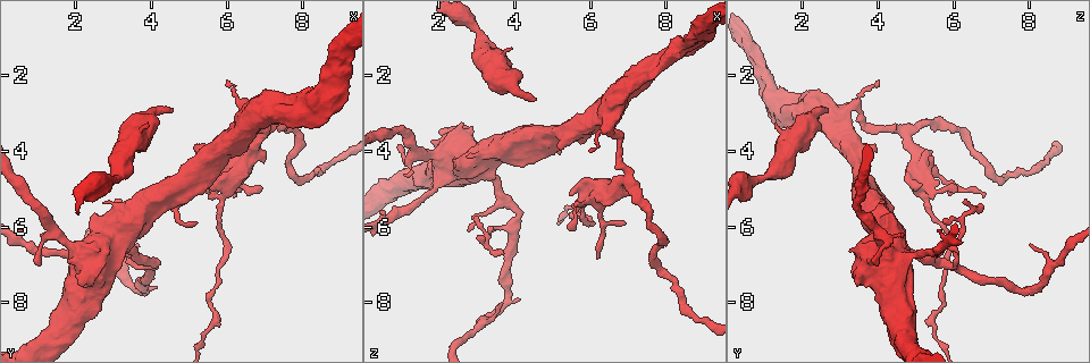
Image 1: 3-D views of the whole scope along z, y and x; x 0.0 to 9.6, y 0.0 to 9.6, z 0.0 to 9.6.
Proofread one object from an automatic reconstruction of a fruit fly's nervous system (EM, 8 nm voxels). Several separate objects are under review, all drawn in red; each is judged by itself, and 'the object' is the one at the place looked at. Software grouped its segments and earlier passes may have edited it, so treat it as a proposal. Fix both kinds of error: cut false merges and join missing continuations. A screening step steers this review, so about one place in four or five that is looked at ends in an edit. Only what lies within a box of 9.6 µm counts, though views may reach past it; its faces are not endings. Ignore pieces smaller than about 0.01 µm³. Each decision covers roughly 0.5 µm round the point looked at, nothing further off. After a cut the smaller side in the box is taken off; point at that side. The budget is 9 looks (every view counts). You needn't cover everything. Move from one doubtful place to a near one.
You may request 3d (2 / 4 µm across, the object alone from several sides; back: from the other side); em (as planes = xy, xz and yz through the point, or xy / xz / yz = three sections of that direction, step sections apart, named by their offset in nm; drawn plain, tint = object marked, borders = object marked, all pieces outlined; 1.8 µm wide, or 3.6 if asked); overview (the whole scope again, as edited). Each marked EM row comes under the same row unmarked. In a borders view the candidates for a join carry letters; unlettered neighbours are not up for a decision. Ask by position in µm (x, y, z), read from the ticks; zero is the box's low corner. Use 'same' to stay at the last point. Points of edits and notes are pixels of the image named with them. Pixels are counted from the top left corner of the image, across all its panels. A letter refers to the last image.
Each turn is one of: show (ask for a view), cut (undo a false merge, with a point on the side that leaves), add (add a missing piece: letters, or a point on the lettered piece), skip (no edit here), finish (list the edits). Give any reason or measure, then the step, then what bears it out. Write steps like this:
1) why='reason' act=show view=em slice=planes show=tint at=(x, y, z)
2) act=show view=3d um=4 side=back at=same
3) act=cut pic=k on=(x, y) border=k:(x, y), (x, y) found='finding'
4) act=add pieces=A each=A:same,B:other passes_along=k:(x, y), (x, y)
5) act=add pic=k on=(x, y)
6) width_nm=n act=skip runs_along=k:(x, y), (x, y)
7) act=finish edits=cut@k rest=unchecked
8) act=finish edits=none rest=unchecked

act=show view=em slice=planes show=borders at=(2.75, 5.30, 4.15)

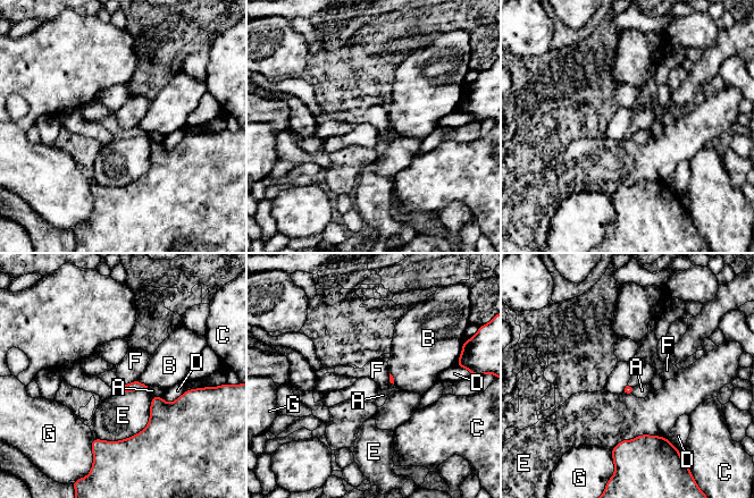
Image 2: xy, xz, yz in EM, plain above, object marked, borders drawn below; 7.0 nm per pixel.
act=skip each=A:other,B:other,C:other,D:other,E:other,F:other,G:other border=2:(137, 378), (120, 385) found='none of them fits'

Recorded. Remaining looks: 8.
why='an open end' act=show view=3d um=4 at=(4.55, 3.05, 2.65)

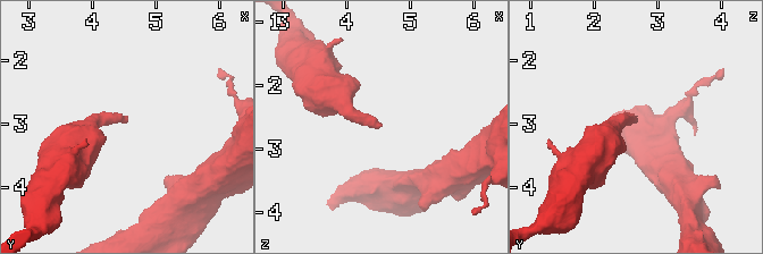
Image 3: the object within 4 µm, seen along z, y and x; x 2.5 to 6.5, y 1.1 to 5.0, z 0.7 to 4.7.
why='need the tissue' act=show view=em slice=planes show=tint at=(4.45, 3.00, 2.65)

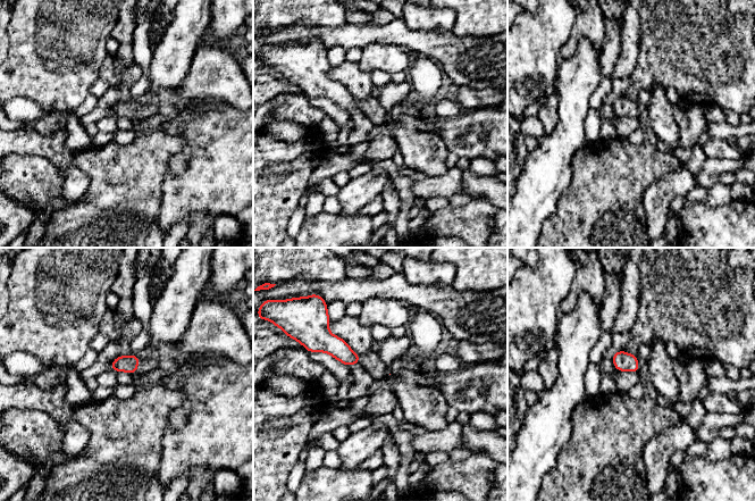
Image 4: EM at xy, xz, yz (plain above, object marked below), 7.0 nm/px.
act=show view=em slice=planes show=borders at=same

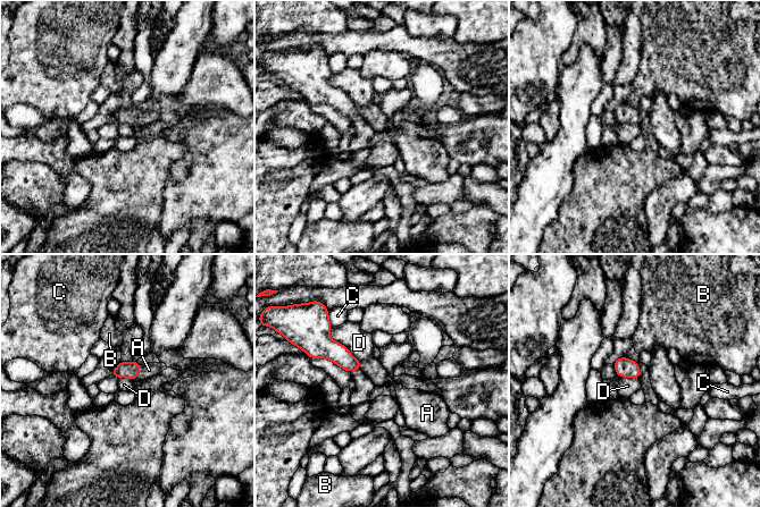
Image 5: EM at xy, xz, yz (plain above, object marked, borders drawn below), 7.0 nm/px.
act=add pieces=A each=A:same,B:other,C:other,D:other passes_along=5:(130, 370), (138, 373), (149, 370) found='it goes on there'

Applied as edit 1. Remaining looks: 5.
why='sharp bend' act=show view=3d um=4 side=back at=(6.45, 3.10, 3.05)

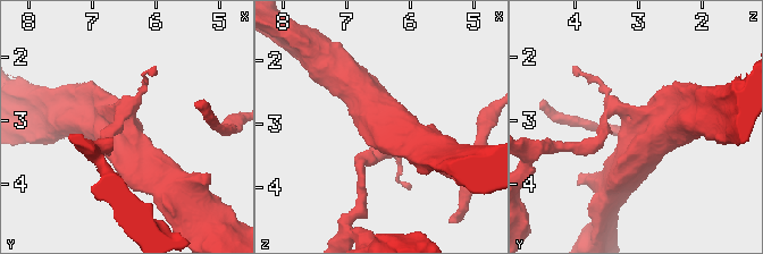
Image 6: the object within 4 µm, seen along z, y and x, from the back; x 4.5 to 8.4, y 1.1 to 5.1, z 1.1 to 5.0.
arms=4 why='now the EM' act=show view=em um=3.6 slice=xy step=4 show=tint at=(6.45, 3.05, 3.05)

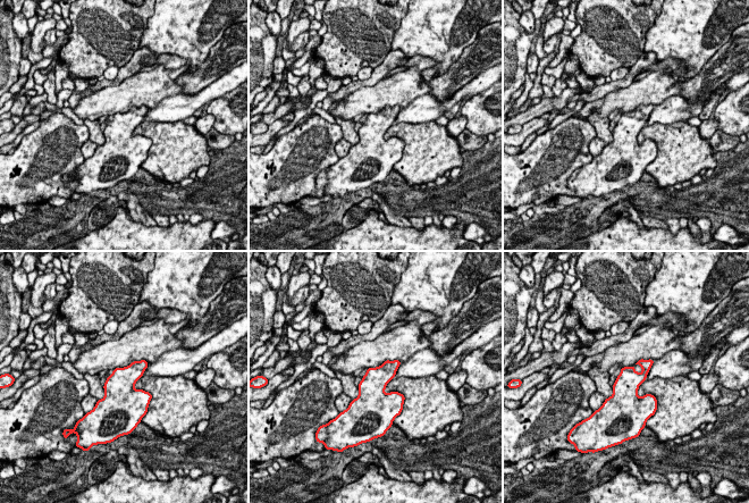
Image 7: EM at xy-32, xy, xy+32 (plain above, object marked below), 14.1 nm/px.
why='another direction' act=show view=em um=3.6 slice=planes show=borders at=same

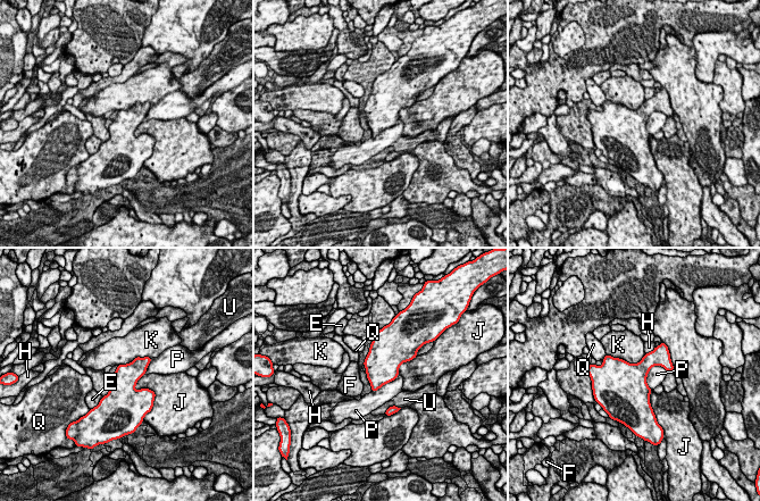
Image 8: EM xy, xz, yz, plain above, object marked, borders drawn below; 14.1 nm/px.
act=skip each=E:other,F:other,H:other,J:other,K:other,P:other,Q:other,U:other border=8:(658, 364), (646, 376), (651, 390) found='one neuron here'

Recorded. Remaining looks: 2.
why='end of a long branch' act=show view=em slice=xz step=8 show=borders at=(5.40, 2.75, 4.55)

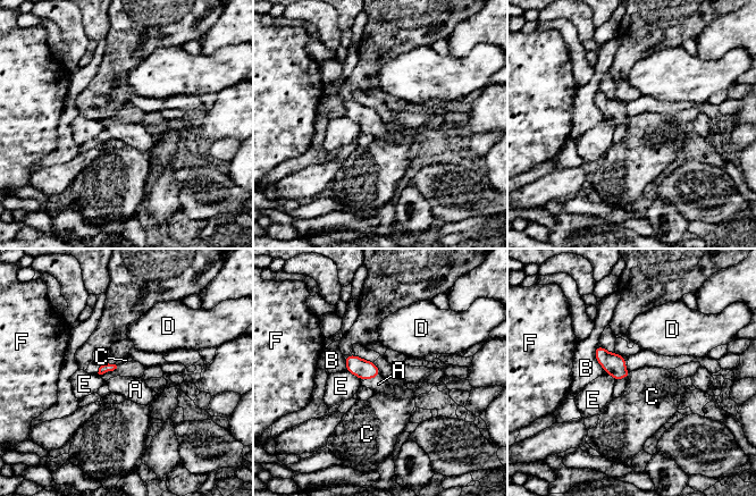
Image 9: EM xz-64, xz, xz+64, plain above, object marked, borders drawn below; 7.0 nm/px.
act=add pieces=A each=A:same,B:other,C:other,D:other,E:other,F:other passes_along=9:(363, 369), (372, 377), (378, 384) found='it goes on there'

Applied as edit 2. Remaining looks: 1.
act=finish edits=add@5,add@9 rest=unchecked

